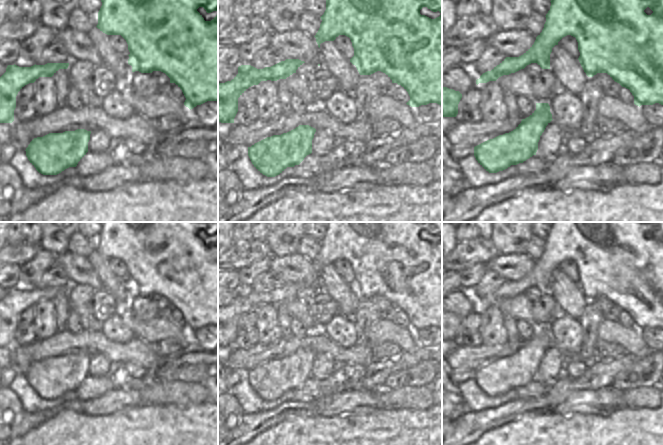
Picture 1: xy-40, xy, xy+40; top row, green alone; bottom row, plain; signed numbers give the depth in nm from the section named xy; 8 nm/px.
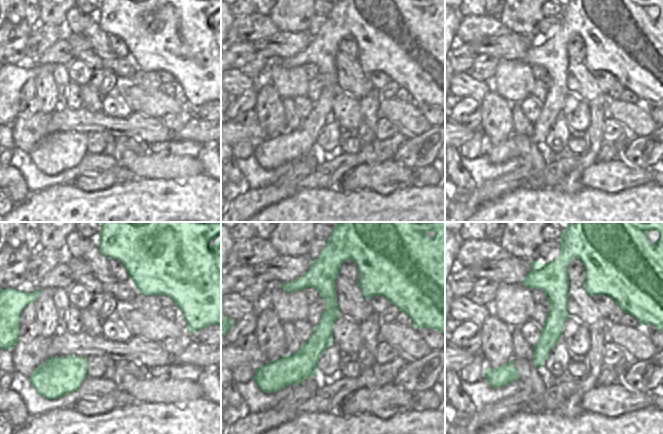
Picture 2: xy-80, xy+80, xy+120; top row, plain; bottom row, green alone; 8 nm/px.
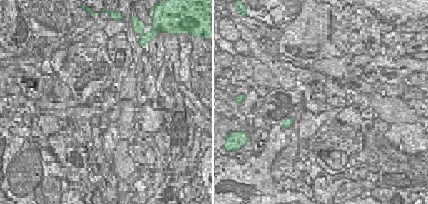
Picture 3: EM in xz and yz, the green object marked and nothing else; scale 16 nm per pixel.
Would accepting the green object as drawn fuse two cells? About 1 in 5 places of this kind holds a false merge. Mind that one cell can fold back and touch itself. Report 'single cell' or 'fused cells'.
single cell

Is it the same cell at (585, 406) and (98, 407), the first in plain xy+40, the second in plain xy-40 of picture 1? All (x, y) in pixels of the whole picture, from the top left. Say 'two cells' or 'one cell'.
one cell

